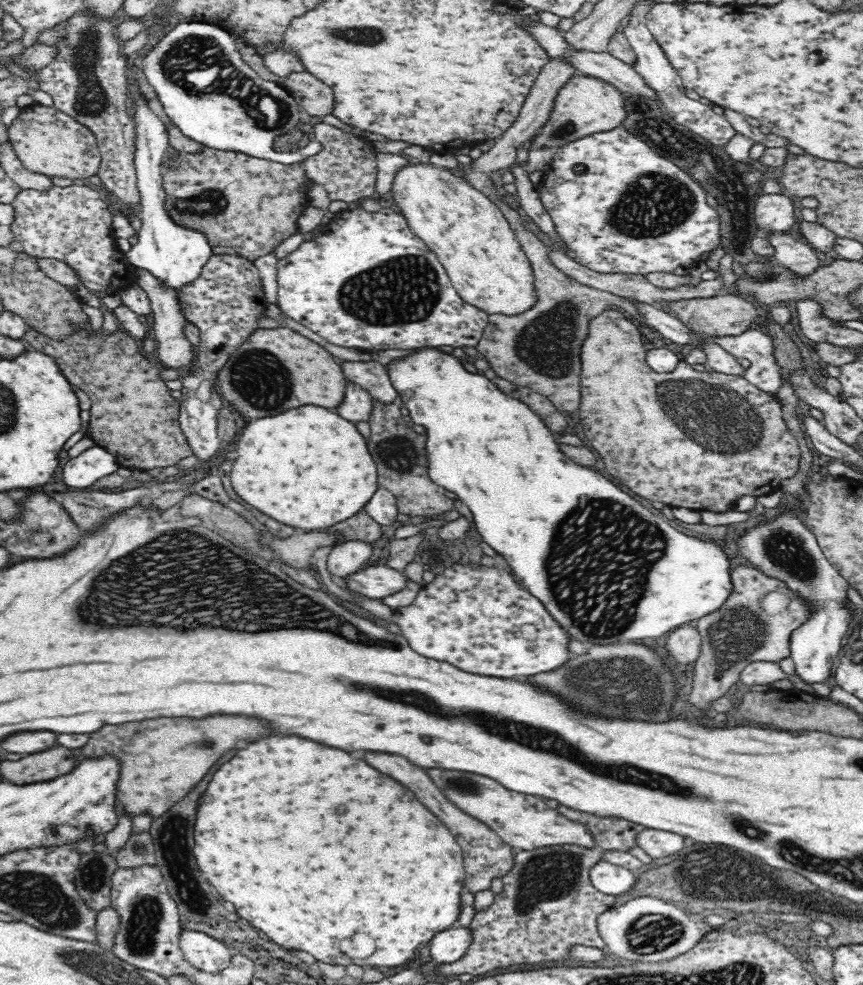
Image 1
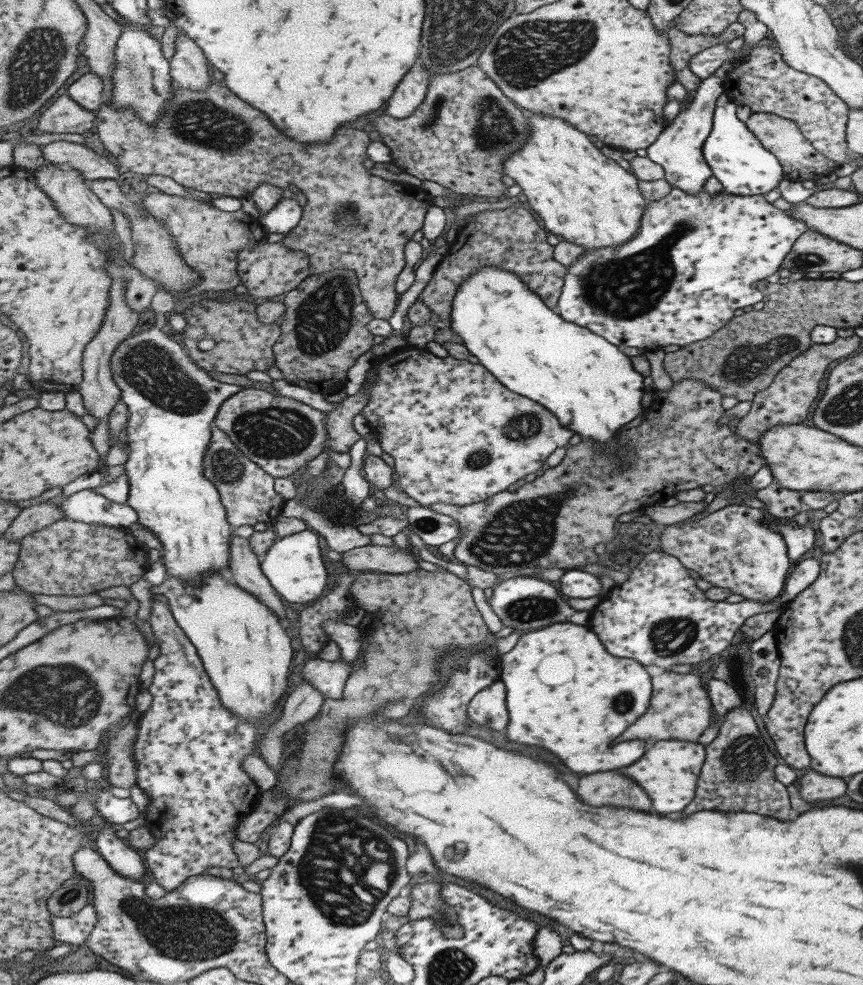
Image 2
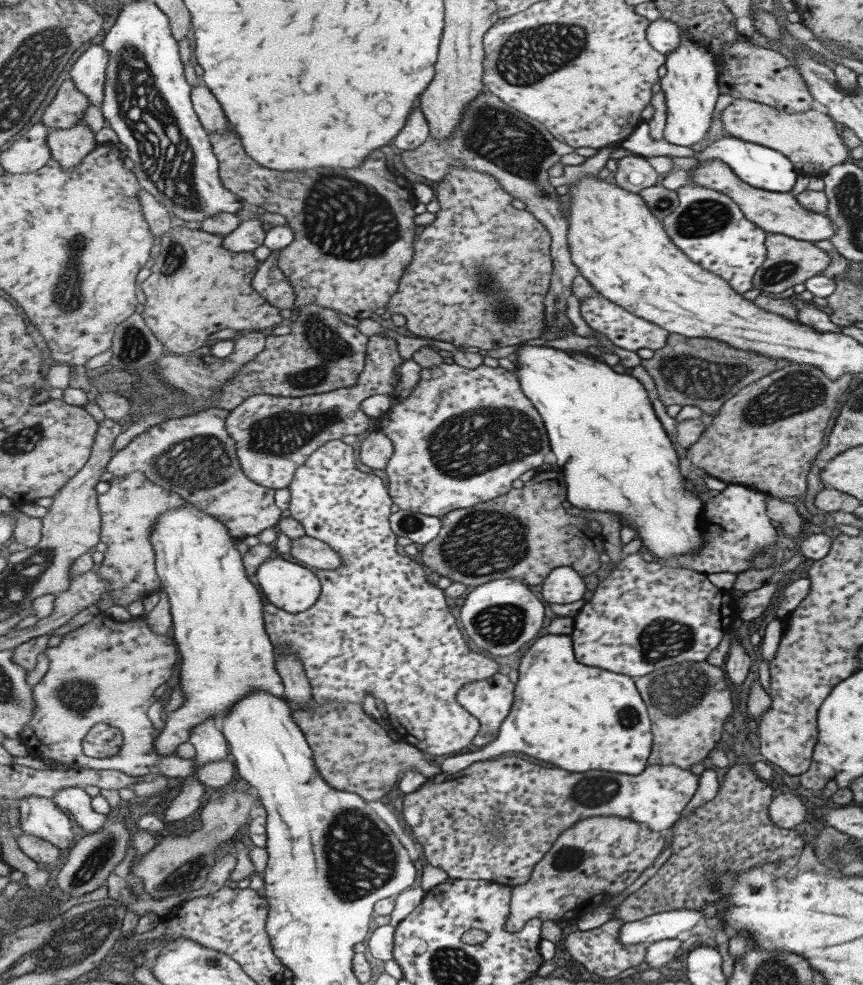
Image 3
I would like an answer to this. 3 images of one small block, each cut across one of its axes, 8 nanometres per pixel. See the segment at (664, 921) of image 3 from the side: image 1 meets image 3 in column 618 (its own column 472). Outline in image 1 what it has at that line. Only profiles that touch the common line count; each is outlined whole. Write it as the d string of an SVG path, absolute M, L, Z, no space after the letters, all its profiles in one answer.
M450 928L444 932L438 932L434 940L430 942L430 954L434 964L452 964L460 960L468 946L474 942L474 932L468 928Z

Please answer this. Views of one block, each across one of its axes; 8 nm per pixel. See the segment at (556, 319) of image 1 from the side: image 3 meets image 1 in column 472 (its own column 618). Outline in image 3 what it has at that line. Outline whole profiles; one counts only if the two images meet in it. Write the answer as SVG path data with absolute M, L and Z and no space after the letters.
M625 156L617 160L617 172L615 172L615 184L627 192L639 194L645 188L655 186L661 180L659 174L649 166L647 158L643 156Z

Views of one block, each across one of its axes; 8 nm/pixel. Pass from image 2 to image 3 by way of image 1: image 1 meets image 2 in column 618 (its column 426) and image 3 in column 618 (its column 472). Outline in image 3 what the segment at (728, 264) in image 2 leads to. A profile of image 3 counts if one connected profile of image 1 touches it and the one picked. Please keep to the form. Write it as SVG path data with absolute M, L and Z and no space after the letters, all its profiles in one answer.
M593 294L585 300L579 300L579 310L581 310L581 318L585 320L585 324L593 330L593 332L601 332L603 336L607 336L607 340L613 344L613 346L619 346L621 350L629 350L629 352L637 352L641 348L647 348L647 350L659 350L665 346L669 334L663 330L663 328L657 328L655 324L647 322L647 320L641 320L639 316L633 316L631 312L627 312L625 308L613 304L611 300L603 298L601 294Z

